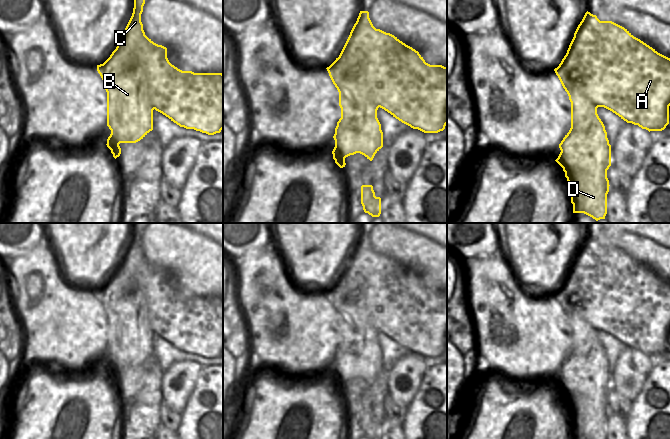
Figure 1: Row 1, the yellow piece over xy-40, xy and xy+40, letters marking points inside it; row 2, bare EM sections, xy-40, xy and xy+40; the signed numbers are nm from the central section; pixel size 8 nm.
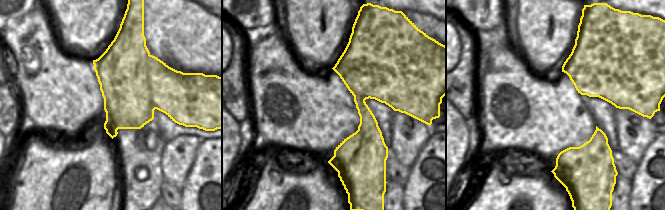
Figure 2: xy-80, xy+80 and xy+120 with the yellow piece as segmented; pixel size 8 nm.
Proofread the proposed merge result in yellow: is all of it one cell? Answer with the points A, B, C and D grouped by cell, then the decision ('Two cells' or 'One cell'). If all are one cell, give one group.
Groups: A / B C D. Two cells

